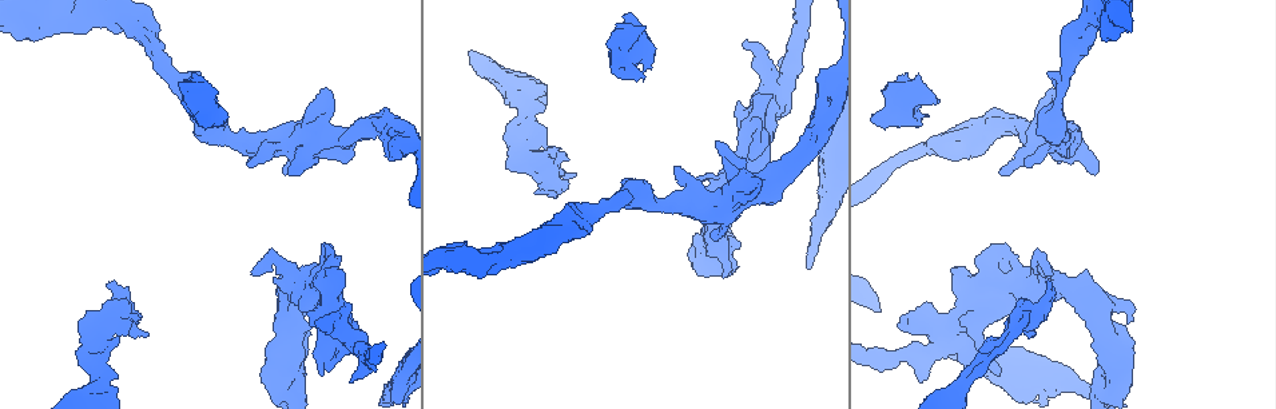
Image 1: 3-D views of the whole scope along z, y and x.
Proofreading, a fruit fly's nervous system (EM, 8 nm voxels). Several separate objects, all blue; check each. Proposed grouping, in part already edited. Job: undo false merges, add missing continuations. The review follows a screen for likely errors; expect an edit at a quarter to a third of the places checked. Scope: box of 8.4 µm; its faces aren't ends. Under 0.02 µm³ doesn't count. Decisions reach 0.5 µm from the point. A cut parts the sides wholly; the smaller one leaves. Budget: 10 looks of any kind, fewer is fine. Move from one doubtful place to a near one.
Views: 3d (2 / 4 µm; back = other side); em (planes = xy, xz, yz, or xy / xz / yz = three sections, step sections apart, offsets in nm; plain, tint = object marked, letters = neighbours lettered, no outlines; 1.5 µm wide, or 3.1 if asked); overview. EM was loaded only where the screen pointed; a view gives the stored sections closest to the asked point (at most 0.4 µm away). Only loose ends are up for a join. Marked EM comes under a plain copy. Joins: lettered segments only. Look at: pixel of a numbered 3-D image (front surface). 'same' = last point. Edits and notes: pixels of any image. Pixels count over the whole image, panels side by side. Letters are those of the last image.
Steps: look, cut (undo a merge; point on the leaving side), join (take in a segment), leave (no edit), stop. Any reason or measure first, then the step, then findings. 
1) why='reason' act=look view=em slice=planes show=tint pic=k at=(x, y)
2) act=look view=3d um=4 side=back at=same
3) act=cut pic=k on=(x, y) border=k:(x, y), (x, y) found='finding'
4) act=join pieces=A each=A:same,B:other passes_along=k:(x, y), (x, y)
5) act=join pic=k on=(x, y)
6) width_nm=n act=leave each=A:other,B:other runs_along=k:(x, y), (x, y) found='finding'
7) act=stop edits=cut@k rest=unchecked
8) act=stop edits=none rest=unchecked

why='thick turns thin' act=look view=3d um=4 pic=1 at=(649, 201)

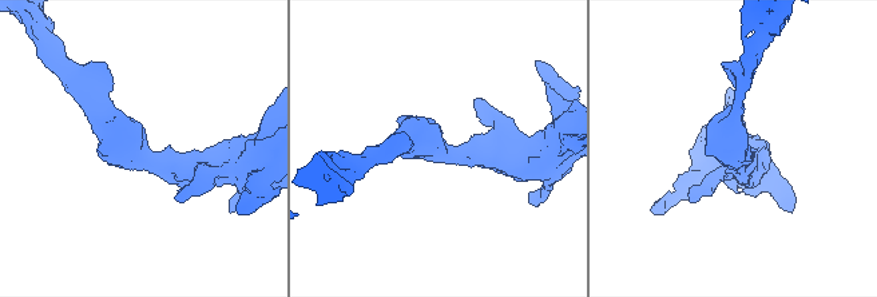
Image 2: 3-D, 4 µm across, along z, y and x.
act=look view=em slice=xy step=8 show=tint pic=2 at=(435, 150)

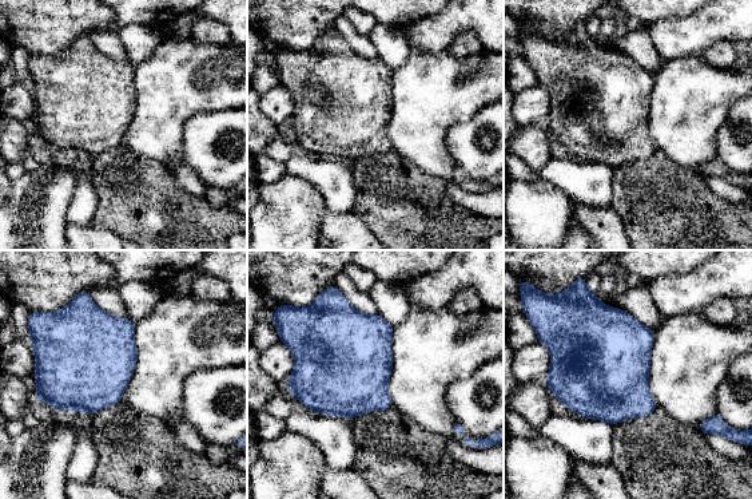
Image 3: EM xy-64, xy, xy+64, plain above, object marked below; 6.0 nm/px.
act=look view=em slice=planes show=letters at=same

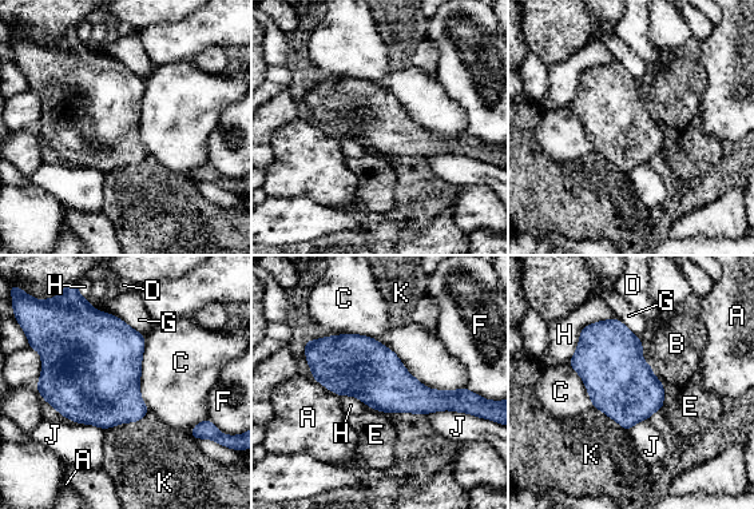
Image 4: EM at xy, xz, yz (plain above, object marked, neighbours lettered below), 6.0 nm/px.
act=leave each=A:other,B:other,C:other,D:other,E:other,F:other,G:other,H:other,J:other,K:other border=4:(650, 365), (651, 373), (662, 384) found='continuous, no second cell'

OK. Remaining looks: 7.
why='branch stops here' act=look view=3d um=4 pic=1 at=(899, 327)

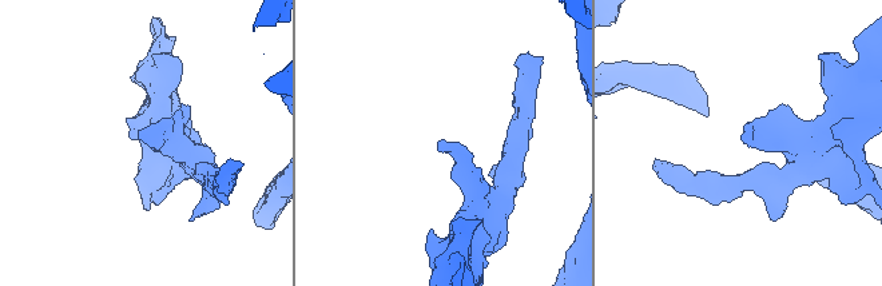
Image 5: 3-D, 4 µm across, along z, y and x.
why='shape alone is not enough' act=look view=em slice=planes show=letters pic=5 at=(440, 142)

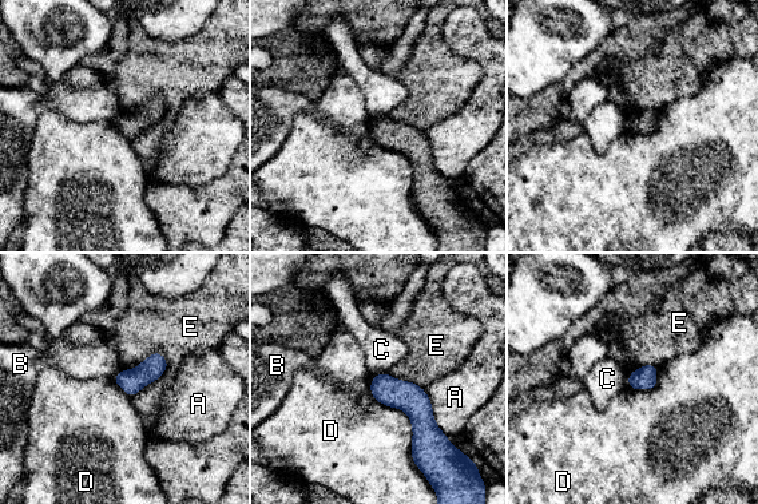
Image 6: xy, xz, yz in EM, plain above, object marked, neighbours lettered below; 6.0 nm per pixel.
width_nm=140 act=leave each=A:other,B:other,C:other,D:other,E:other runs_along=6:(376, 380), (420, 416), (420, 449) found='no lettered segment goes on from it'

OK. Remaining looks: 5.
why='an open end' act=look view=3d um=2 pic=1 at=(999, 375)

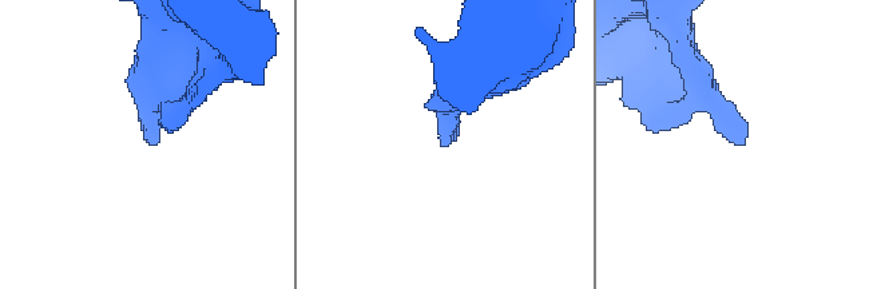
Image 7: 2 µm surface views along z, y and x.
why='now the EM' act=look view=em slice=planes show=letters pic=7 at=(745, 140)

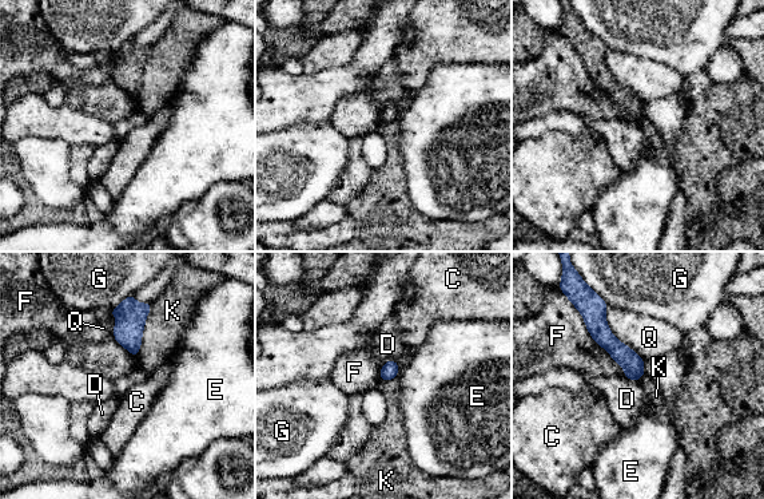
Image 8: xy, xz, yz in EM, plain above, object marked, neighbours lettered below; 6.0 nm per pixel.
act=leave each=C:other,D:other,E:other,F:other,G:other,K:other,Q:other runs_along=8:(599, 312), (599, 331), (637, 376) found='none of them fits'

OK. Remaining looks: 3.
why='side arm on a straight run' act=look view=em slice=planes show=letters pic=1 at=(1012, 330)

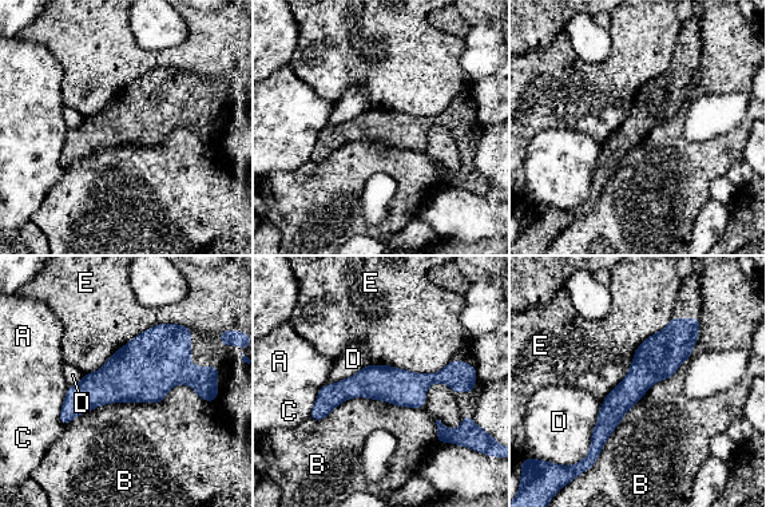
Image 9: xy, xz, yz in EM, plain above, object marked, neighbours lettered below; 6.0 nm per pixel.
act=leave each=A:other,B:other,C:other,D:other,E:other border=9:(452, 391), (310, 419) found='all the same cell'

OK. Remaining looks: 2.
act=stop edits=none rest=unchecked

